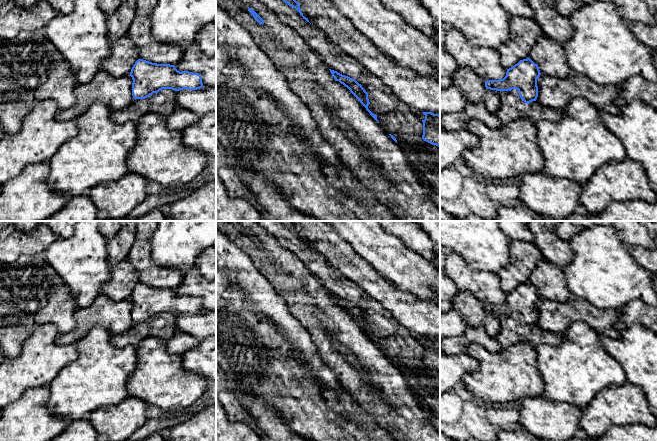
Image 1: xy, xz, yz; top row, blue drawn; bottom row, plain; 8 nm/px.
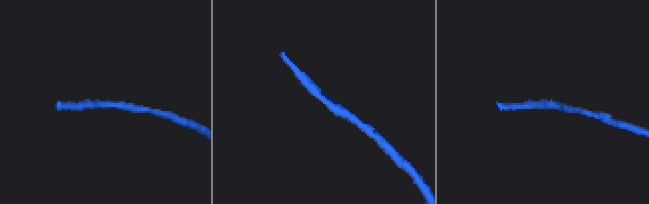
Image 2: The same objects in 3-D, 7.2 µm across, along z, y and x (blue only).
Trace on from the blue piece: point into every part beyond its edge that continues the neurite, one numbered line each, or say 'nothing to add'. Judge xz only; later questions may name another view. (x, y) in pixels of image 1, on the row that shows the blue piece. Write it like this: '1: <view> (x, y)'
nothing to add

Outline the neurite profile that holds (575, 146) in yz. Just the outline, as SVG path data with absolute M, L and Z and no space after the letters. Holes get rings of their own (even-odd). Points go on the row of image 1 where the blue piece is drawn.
M577 97L568 103L559 120L555 122L535 121L537 142L544 159L543 173L559 179L573 180L583 186L605 163L621 162L627 159L623 143L607 129L599 119L600 115L601 112L587 99Z

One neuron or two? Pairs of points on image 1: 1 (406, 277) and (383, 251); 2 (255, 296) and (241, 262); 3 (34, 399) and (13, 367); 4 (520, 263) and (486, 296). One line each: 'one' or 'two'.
1: one
2: one
3: two
4: two

